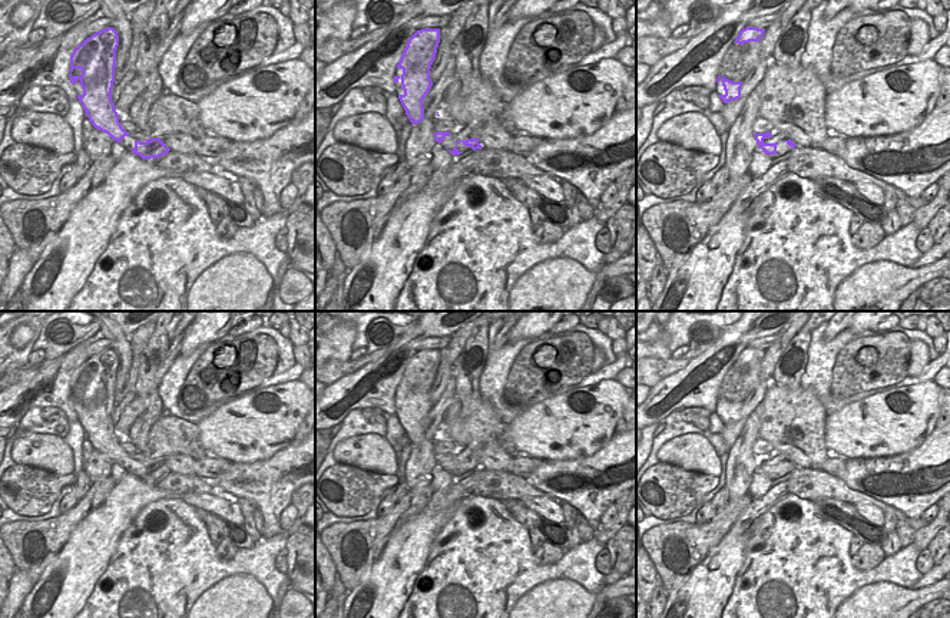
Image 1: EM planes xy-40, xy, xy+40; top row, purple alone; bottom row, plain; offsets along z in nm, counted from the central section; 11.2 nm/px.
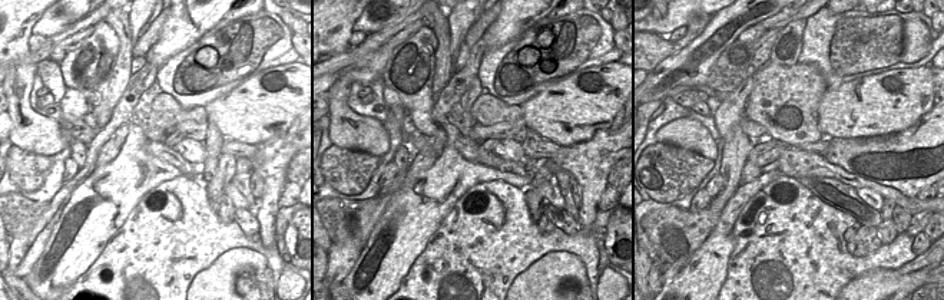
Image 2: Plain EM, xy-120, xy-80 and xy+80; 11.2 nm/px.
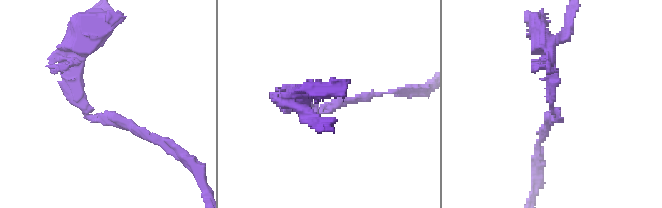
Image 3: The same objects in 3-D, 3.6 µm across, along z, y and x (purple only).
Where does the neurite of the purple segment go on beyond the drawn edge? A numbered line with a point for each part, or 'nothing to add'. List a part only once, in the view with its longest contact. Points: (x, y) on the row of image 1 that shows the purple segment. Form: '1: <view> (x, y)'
nothing to add

